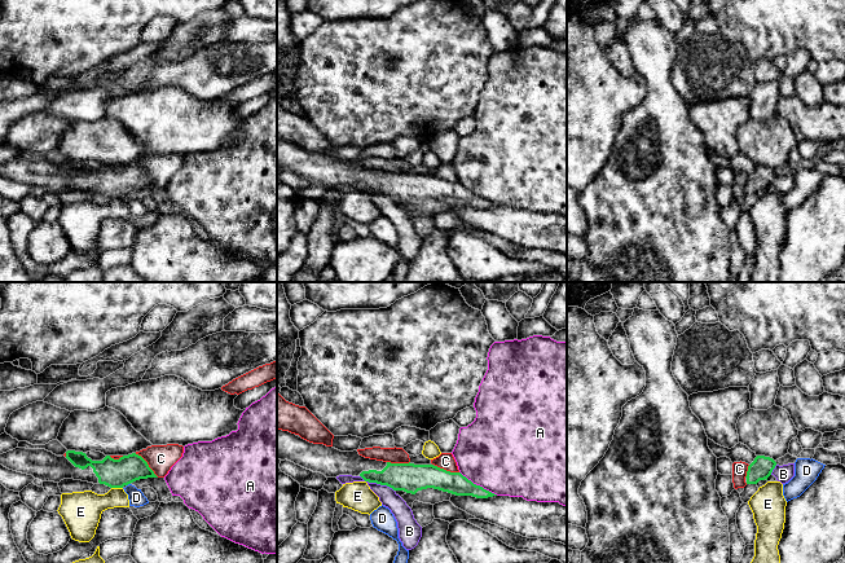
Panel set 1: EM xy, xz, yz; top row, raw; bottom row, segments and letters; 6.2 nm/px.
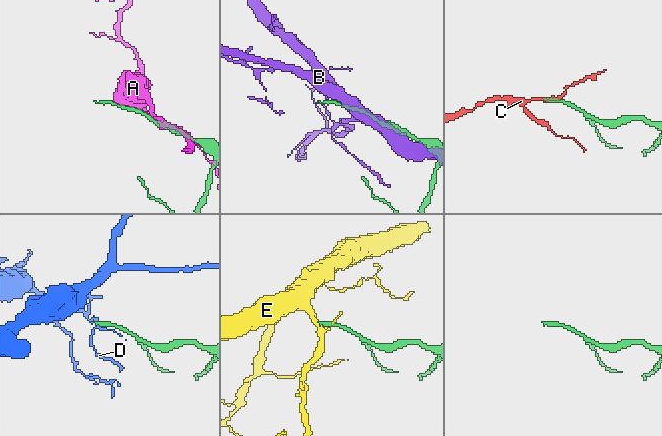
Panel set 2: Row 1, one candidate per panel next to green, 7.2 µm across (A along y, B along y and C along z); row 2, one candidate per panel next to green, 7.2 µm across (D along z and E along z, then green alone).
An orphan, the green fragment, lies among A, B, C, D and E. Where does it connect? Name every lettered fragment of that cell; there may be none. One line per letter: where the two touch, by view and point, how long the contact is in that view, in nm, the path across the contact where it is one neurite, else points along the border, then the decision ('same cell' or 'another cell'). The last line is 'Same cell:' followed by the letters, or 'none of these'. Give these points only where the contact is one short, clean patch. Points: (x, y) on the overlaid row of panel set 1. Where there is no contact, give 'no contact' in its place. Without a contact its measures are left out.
A: contact xz (479, 485); length 280 nm; another cell
B: contact xz (377, 483); length 240 nm; border xz (360, 475), (365, 480), (386, 484), (394, 491); another cell
C: contact xy (146, 463); length 220 nm; another cell
D: contact xy (128, 483); length 30 nm; another cell
E: contact xy (117, 487); length 70 nm; another cell
Same cell: none of these

